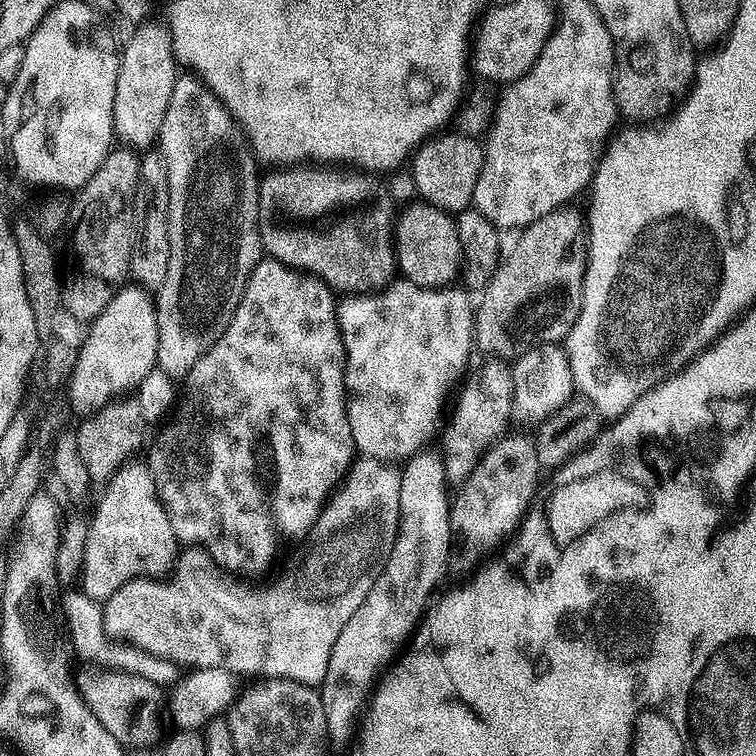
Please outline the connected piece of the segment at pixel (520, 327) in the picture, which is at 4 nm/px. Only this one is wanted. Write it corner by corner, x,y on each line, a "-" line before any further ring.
557,210
546,214
542,218
538,218
529,224
527,228
519,233
520,241
516,244
516,249
512,252
512,257
505,259
500,267
496,269
494,278
484,288
482,295
478,300
478,307
474,312
474,344
477,349
480,348
489,357
512,358
517,355
521,346
535,346
537,344
560,344
567,341
568,336
572,332
574,322
578,318
578,314
582,310
582,294
584,293
584,271
588,265
588,237
586,235
586,220
583,215
580,216
576,212
568,212
569,210

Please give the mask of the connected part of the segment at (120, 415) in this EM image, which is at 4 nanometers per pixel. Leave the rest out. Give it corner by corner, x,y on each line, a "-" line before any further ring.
124,394
112,399
96,412
85,415
80,425
74,428
78,442
78,454
88,471
89,481
107,482
118,469
127,463
144,440
146,422
142,418
142,406
135,395

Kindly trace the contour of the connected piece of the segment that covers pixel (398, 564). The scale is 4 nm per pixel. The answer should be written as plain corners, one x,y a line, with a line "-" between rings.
421,450
403,461
400,474
400,529
394,550
382,574
378,574
378,582
370,586
366,602
358,606
354,618
350,618
350,622
342,628
342,634
331,651
326,678
318,685
322,710
326,710
328,735
333,741
353,735
354,723
365,707
370,689
416,631
416,625
441,587
440,579
448,568
448,555
452,548
454,552
448,509
450,481
445,457
439,451
428,451

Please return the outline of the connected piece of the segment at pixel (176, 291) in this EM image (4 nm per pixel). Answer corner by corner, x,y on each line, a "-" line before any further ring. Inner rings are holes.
196,74
177,75
174,82
174,90
170,94
170,106
166,106
166,118
162,118
162,130
158,137
158,150
164,155
166,170
168,171
168,189
170,190
170,210
168,211
168,233
170,234
170,266
166,270
166,282
155,293
156,317
158,318
158,354
156,362
159,371
164,372
173,378
183,378
188,371
218,342
218,338
226,330
234,310
238,310
238,302
246,290
246,282
250,274
256,269
257,264
262,259
262,249
260,246
260,181
261,173
256,173
258,157
248,143
244,129
240,127
235,116
225,107
223,101
219,99
204,84
204,81

